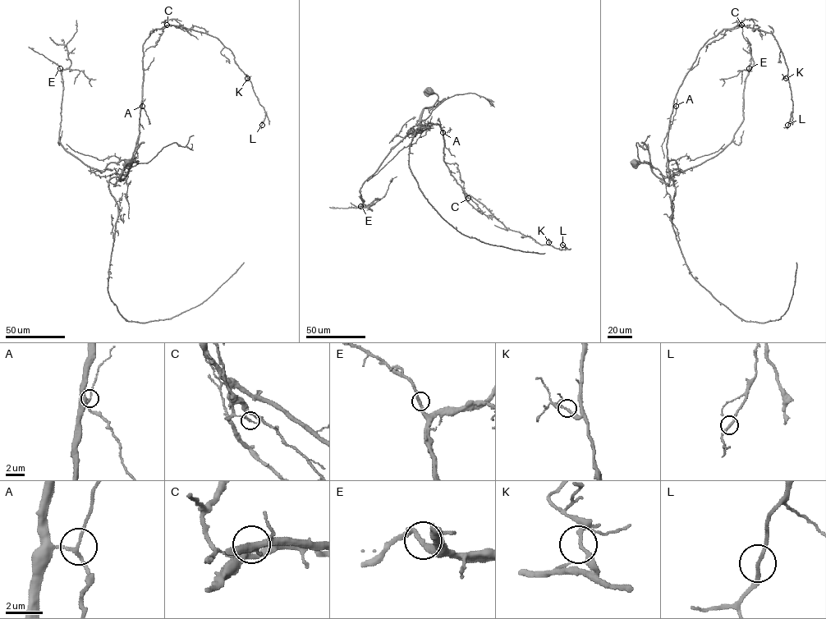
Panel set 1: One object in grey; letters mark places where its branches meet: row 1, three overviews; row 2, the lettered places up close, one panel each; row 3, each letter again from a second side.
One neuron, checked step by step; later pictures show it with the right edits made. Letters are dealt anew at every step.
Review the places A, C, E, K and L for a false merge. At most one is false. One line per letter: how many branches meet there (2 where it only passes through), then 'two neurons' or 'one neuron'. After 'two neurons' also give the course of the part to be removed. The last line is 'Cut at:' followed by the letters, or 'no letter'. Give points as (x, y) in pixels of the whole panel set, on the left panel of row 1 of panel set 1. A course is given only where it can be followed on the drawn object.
A: branches 3; one neuron
C: branches 2; two neurons; course (167, 25), (157, 44), (145, 51)
E: branches 2; one neuron
K: branches 2; one neuron
L: branches 2; one neuron
Cut at: C

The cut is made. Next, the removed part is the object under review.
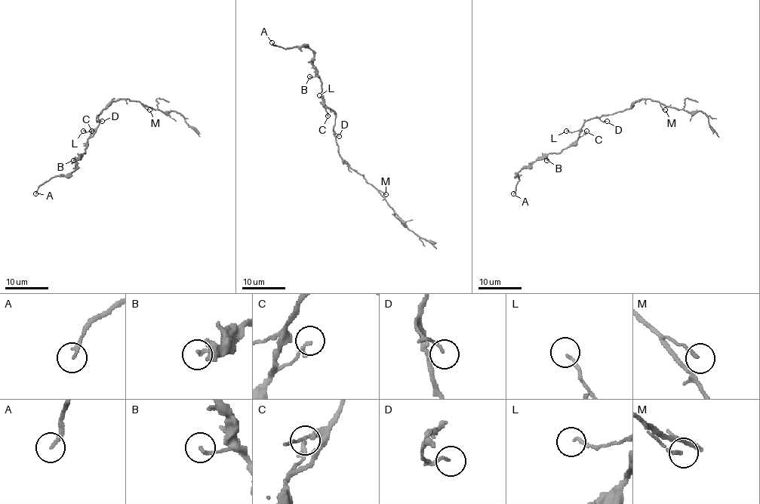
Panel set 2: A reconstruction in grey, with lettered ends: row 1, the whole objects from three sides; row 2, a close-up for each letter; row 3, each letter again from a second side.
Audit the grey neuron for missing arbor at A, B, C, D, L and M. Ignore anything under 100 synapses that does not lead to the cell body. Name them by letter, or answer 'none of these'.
A

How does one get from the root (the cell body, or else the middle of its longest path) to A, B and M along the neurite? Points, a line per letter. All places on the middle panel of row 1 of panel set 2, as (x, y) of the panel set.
A: (335, 138), (335, 113), (324, 106), (321, 80), (313, 64), (313, 51), (306, 47), (283, 48), (272, 42)
B: (335, 138), (333, 130), (335, 113), (324, 106), (320, 78), (309, 76)
M: (335, 138), (341, 158), (386, 194)

